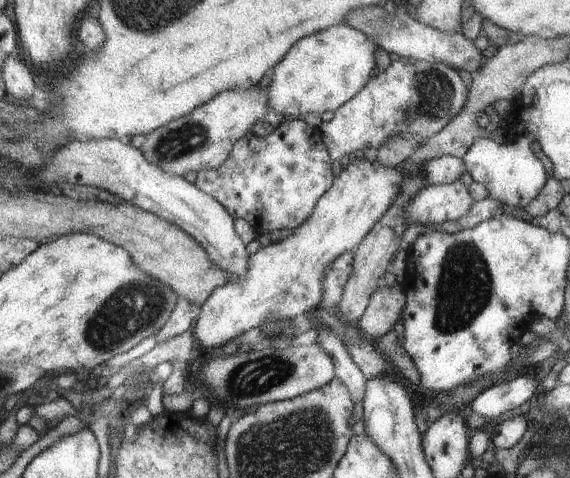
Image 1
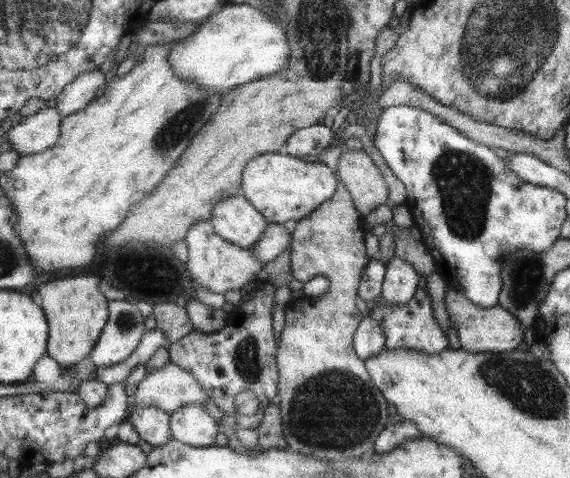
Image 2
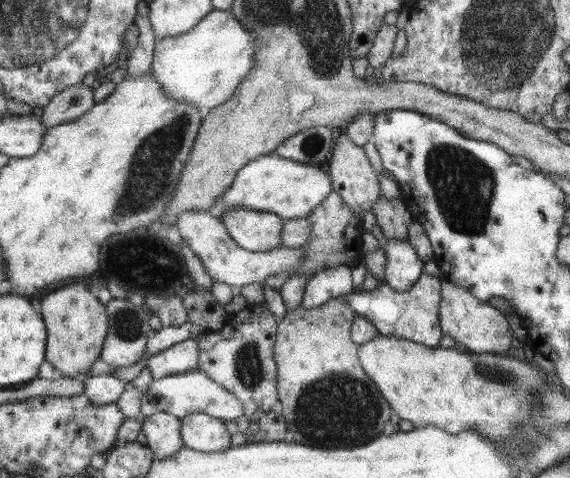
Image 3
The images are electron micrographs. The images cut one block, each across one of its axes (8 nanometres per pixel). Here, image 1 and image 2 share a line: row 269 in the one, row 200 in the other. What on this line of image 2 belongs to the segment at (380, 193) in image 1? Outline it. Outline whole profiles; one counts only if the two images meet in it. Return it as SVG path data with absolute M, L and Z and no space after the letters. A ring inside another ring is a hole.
M283 151L255 156L246 164L241 175L240 193L246 197L268 223L292 225L310 216L337 190L337 175L322 163L305 162Z

